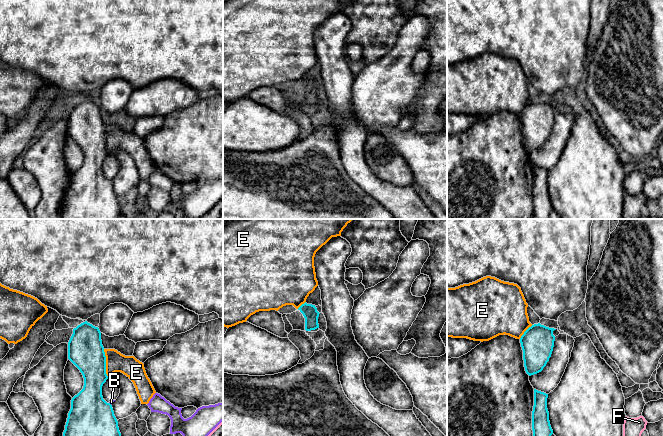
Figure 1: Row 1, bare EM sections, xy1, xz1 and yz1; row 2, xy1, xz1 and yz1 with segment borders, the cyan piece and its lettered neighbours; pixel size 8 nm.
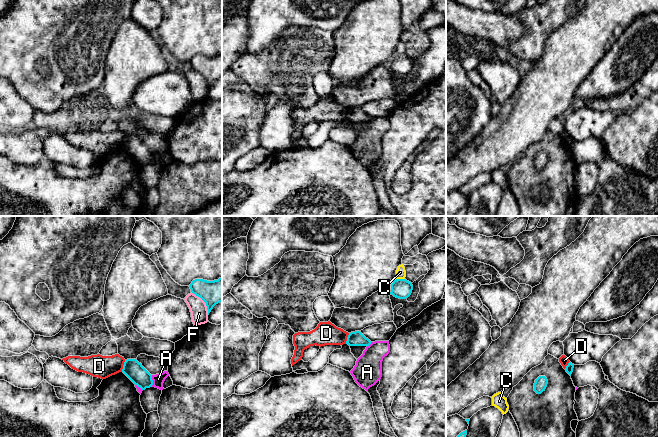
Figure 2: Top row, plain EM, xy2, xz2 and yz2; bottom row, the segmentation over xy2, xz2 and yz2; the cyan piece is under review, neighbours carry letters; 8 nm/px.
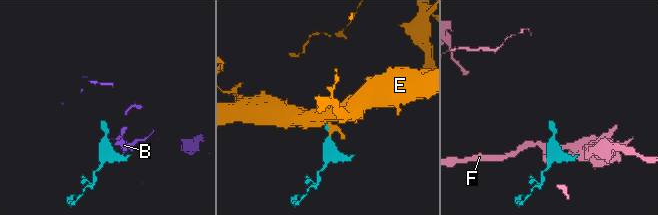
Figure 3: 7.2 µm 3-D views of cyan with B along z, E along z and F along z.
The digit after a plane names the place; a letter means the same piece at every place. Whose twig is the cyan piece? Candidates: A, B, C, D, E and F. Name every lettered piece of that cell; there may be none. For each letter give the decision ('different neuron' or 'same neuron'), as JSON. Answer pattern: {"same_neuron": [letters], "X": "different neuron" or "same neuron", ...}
{"same_neuron": [], "A": "different neuron", "B": "different neuron", "C": "different neuron", "D": "different neuron", "E": "different neuron", "F": "different neuron"}

